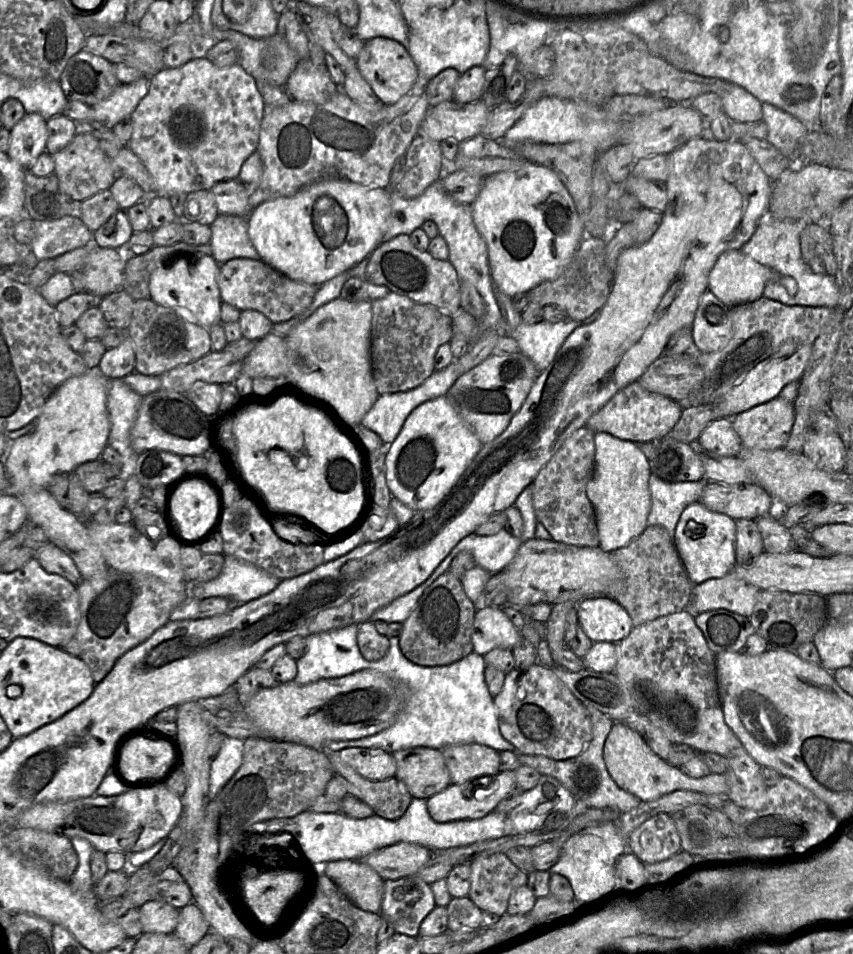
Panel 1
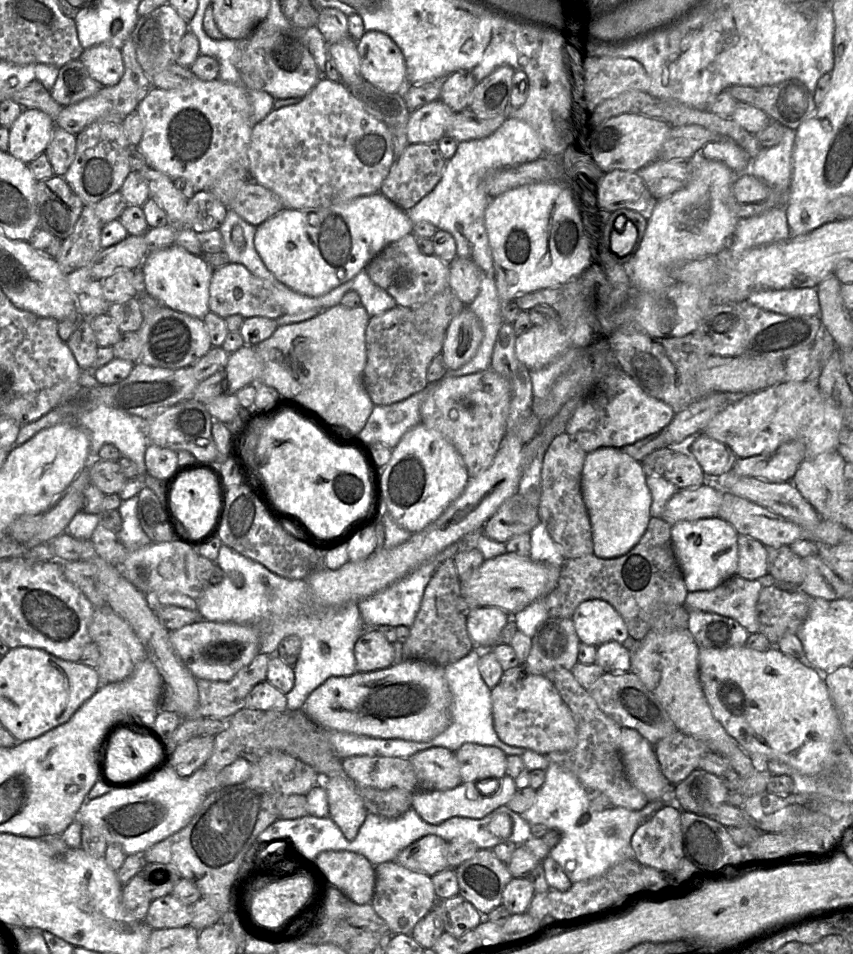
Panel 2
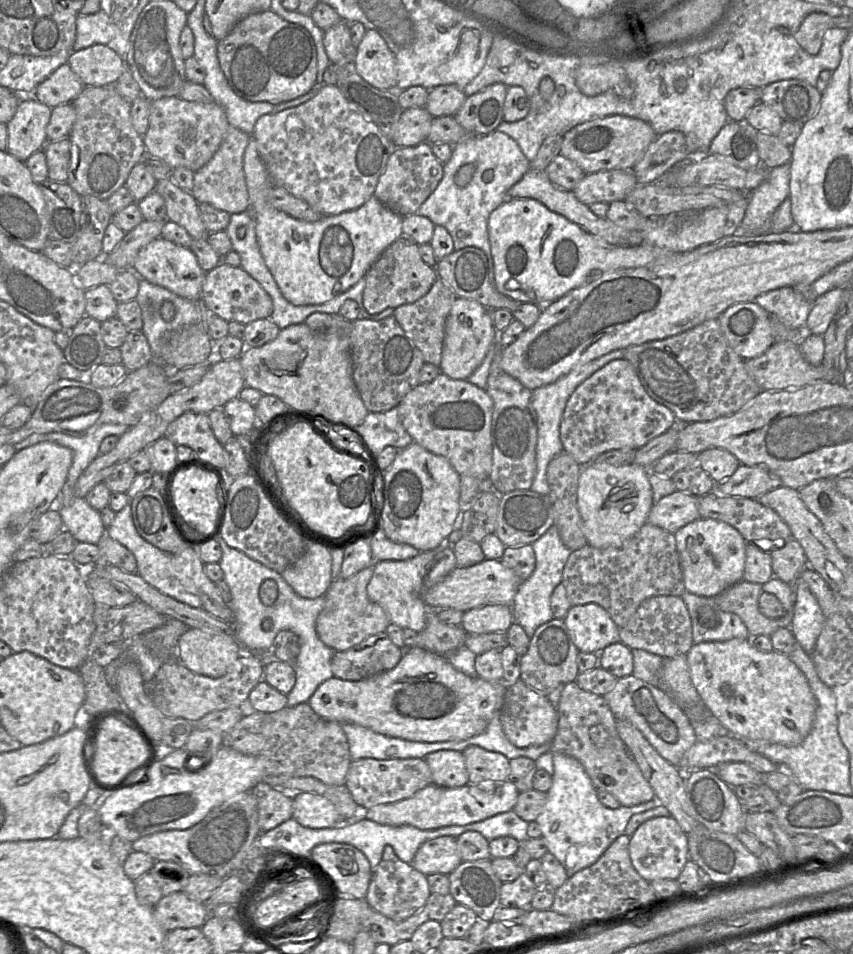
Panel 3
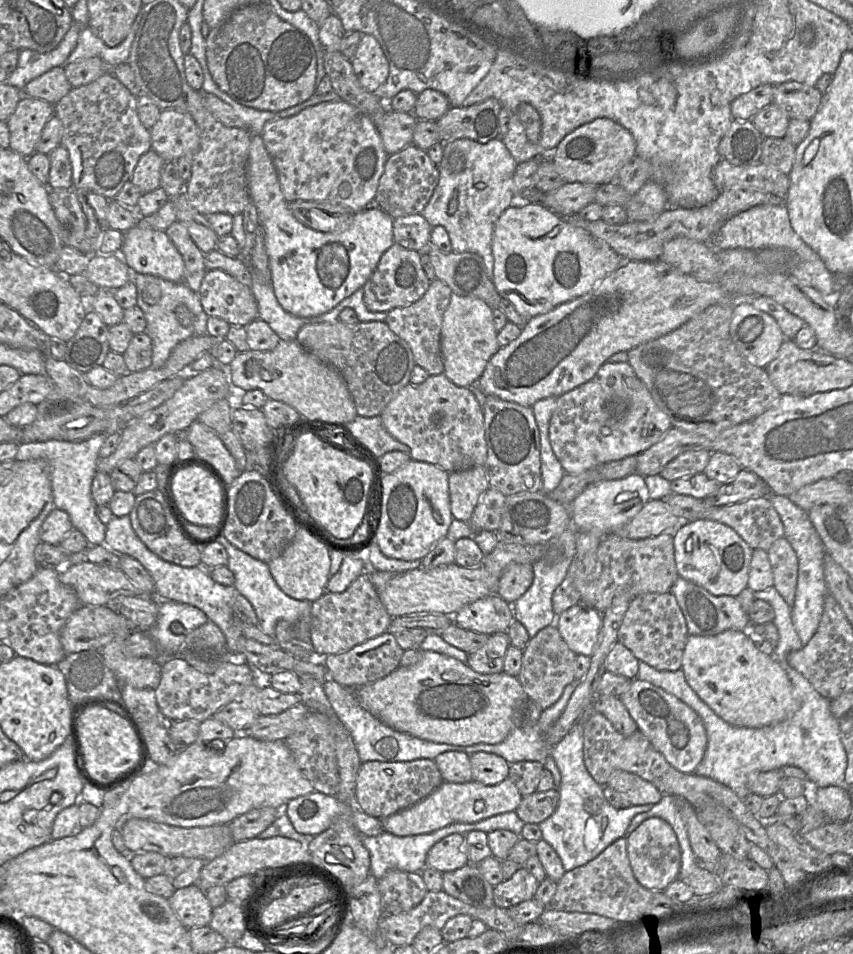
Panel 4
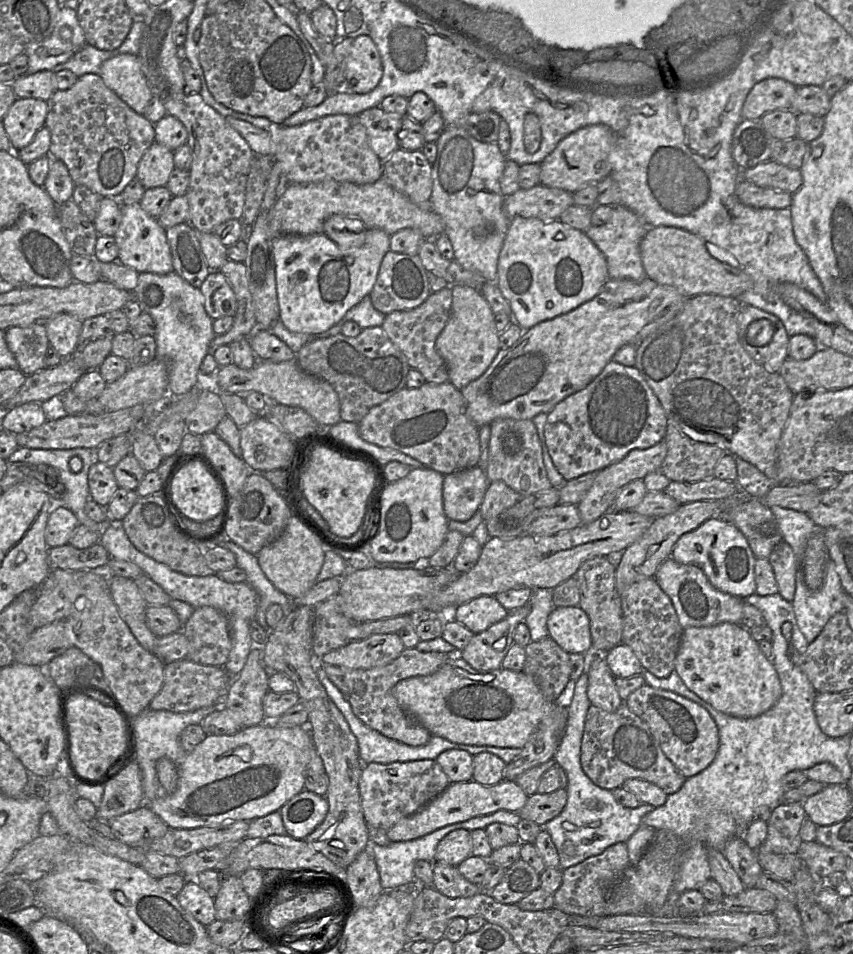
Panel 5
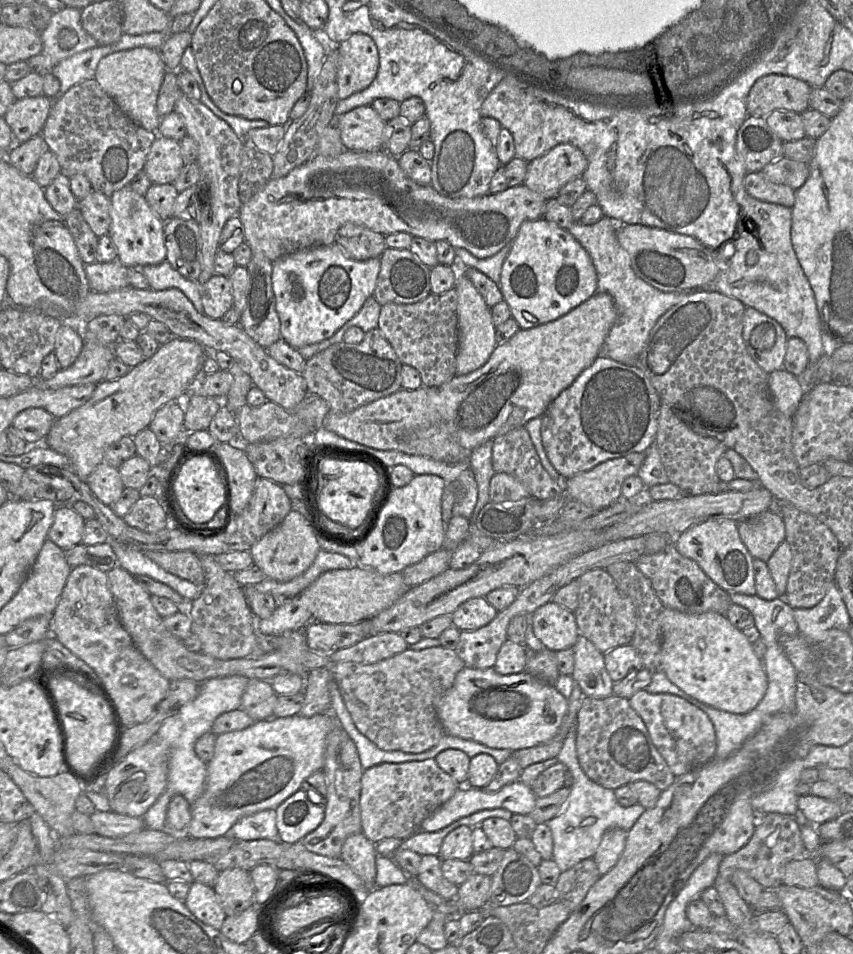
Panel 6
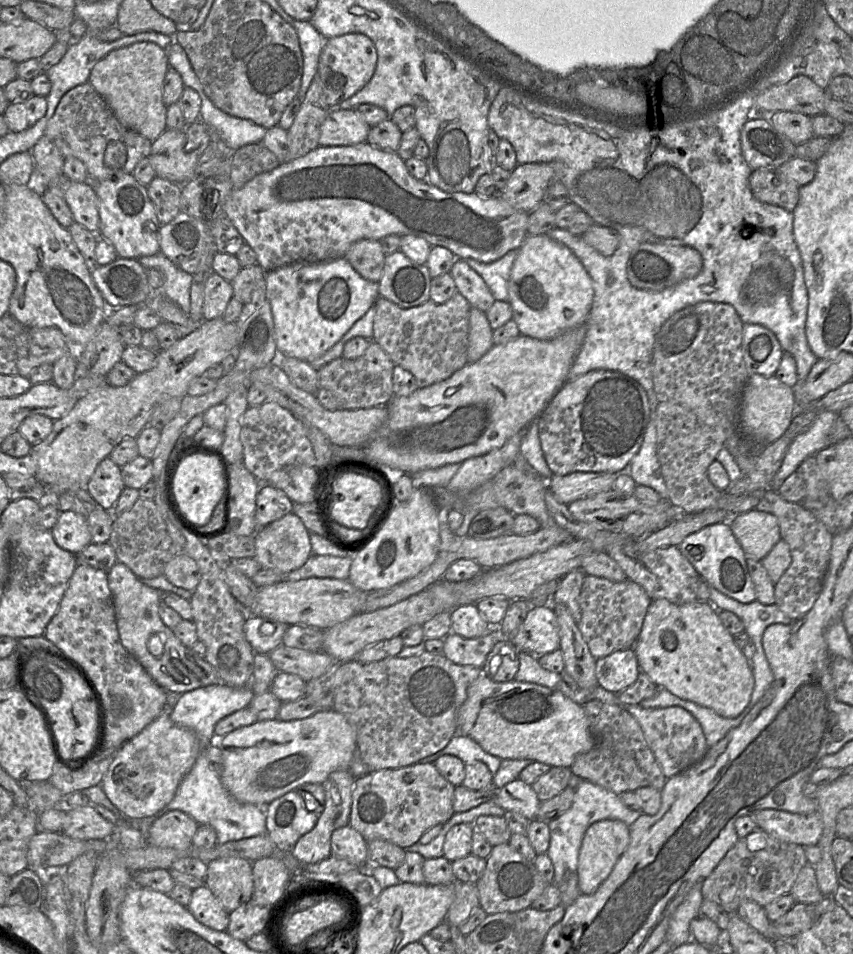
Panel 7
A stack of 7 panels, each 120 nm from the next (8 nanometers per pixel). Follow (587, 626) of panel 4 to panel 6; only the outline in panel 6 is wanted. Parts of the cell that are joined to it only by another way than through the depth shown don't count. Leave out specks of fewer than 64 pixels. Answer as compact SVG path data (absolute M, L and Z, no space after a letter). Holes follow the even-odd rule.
M552 601L531 615L535 636L544 648L560 651L572 648L579 637L575 613Z

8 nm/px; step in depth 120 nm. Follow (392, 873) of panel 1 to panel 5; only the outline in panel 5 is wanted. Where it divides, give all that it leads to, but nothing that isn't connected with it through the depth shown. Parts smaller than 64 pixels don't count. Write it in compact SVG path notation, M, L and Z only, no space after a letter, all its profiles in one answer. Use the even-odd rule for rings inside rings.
M458 829L447 834L438 843L435 861L457 867L471 855L471 832L465 829Z

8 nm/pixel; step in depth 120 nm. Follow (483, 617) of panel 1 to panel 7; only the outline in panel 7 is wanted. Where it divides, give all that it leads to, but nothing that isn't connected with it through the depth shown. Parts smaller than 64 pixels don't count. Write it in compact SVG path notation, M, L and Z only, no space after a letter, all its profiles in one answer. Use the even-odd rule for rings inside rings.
M476 604L459 606L450 611L452 632L464 638L478 638L490 630Z

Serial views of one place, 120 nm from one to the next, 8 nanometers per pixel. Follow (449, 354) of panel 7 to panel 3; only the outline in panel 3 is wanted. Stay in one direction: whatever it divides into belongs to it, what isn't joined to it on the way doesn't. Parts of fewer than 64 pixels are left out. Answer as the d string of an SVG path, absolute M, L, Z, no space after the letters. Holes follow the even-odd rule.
M440 278L433 283L429 292L414 303L394 309L393 316L408 338L421 351L425 363L440 366L446 320L457 296Z

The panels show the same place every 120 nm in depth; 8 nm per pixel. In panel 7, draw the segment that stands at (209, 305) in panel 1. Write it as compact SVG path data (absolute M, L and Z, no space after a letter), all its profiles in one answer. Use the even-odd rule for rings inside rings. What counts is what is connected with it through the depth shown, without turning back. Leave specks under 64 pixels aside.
M132 174L122 175L118 178L101 182L91 182L98 199L100 217L100 238L111 243L119 258L139 259L152 256L160 252L160 227L162 226L156 216L154 206L148 196L147 187L139 184Z

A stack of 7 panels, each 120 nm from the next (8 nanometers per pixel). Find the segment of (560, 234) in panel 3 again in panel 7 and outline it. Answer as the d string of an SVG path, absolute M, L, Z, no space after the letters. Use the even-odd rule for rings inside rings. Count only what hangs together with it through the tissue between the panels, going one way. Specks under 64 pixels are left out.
M547 234L527 235L519 247L508 280L513 319L522 335L552 339L566 330L586 324L594 290L580 260L562 243Z

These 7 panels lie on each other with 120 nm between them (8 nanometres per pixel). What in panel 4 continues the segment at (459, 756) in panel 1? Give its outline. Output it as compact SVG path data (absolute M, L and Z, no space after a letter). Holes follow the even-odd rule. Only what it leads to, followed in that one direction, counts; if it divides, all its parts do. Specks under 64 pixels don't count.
M477 752L470 755L472 781L494 786L509 776L510 764L494 753Z

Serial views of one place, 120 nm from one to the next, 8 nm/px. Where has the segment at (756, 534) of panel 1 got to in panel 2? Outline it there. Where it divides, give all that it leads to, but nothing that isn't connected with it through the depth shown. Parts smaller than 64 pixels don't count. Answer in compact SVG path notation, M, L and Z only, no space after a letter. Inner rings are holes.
M743 534L738 535L737 575L748 580L769 580L767 547L760 541Z

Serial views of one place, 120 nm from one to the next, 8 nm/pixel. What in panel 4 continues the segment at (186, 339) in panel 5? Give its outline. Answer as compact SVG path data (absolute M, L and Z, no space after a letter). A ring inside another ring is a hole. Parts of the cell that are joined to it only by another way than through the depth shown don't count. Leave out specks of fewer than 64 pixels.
M134 274L137 290L137 306L146 319L145 332L152 342L152 364L154 369L167 362L174 347L181 341L194 336L207 334L209 316L204 312L198 293L192 291L184 282L171 282L147 274Z

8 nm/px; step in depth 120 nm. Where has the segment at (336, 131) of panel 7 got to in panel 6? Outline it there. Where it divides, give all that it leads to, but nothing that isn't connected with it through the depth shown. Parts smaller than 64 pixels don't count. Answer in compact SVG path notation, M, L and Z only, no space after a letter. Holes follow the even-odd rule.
M371 105L357 107L337 117L334 125L338 128L341 141L347 150L358 152L384 150L386 122L380 118Z

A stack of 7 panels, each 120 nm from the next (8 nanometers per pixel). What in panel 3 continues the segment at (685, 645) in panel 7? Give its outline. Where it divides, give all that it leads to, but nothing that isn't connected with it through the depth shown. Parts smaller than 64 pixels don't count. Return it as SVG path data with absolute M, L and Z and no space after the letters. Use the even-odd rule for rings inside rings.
M733 638L693 644L686 654L690 677L697 692L712 715L729 734L743 741L769 742L794 746L809 734L817 708L808 680L788 655L764 652L751 645L750 639Z

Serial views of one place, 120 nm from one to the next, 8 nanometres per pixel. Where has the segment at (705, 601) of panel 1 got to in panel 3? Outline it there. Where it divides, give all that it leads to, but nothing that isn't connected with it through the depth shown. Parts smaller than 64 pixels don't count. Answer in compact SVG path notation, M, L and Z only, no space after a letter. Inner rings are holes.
M741 580L714 596L718 608L724 612L738 615L747 627L750 637L772 635L777 629L789 628L793 614L786 613L778 619L764 616L758 607L762 585Z

